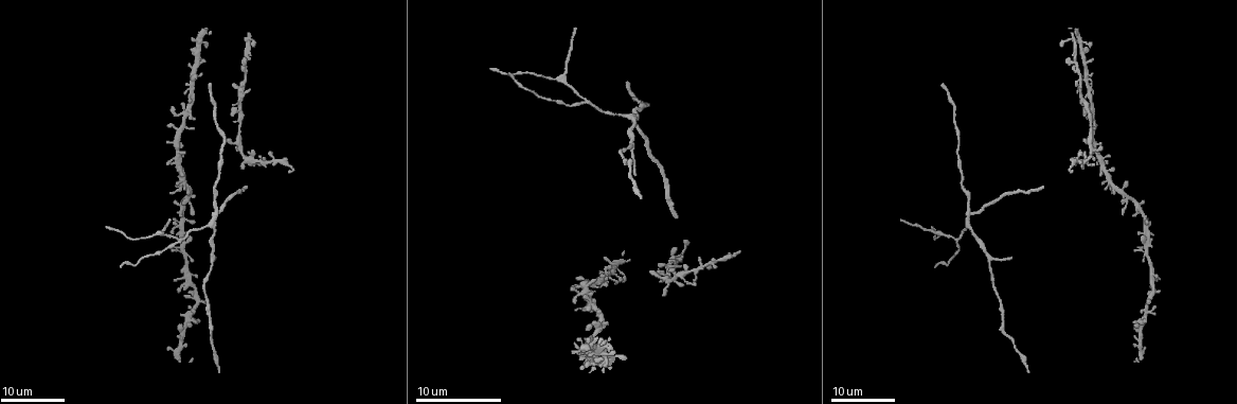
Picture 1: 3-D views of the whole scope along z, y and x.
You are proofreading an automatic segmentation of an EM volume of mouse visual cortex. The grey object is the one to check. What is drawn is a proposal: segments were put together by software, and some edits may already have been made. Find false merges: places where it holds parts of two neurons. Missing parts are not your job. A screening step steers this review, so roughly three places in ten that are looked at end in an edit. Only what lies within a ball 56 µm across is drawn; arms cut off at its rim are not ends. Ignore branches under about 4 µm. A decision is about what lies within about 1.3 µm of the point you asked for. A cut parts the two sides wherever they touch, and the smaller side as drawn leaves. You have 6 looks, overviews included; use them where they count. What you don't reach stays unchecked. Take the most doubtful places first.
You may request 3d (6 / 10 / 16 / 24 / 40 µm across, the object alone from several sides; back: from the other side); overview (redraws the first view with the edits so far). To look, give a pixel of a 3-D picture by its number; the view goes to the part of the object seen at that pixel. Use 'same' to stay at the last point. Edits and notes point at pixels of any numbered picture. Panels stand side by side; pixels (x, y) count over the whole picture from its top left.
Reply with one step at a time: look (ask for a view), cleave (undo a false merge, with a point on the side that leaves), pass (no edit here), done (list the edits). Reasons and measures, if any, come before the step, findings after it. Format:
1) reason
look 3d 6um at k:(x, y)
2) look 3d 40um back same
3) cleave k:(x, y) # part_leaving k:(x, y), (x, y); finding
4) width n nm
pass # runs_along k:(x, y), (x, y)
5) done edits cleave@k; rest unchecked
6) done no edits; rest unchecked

three arms meet
look 3d 24um at 1:(179, 239)

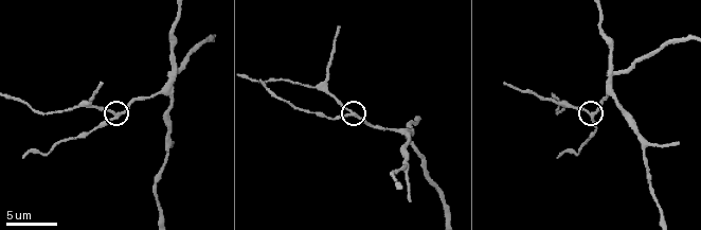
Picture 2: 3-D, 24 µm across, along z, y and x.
zoom in
look 3d 10um at 2:(114, 116)

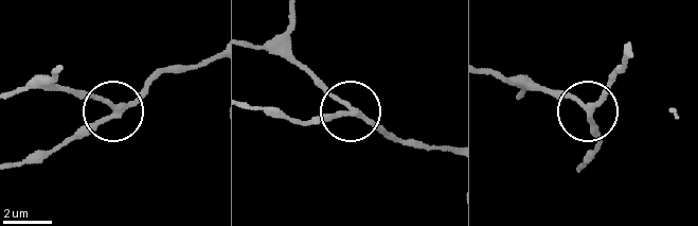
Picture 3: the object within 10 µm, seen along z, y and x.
pass # runs_along 3:(450, 150), (395, 142), (346, 109), (294, 122); continuous, no second neuron

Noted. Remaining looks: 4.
four-way junction
look 3d 16um at 1:(679, 274)

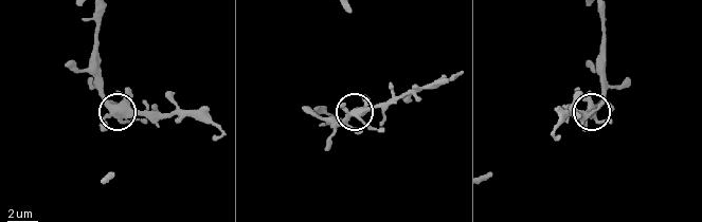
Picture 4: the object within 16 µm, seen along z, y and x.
look 3d 10um at 4:(114, 114)

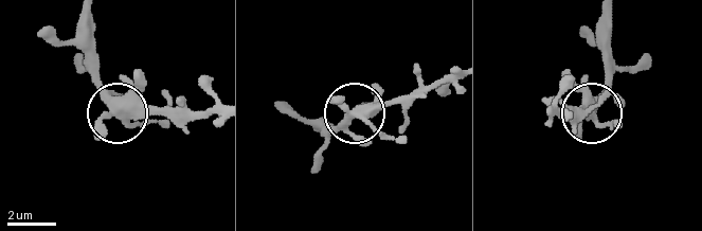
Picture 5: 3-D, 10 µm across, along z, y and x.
look 3d 6um at 5:(594, 113)

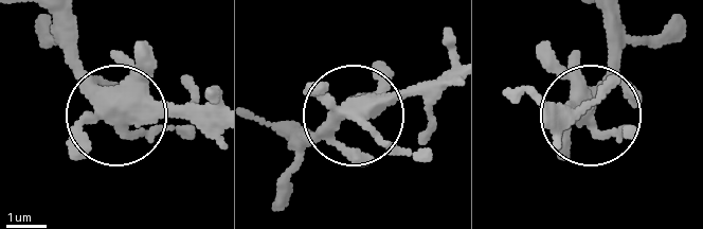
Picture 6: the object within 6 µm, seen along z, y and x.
pass # runs_along 6:(62, 14), (66, 64), (104, 105), (124, 115), (211, 115); all the same neuron

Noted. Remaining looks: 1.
branch point
look 3d 10um at 2:(562, 103)

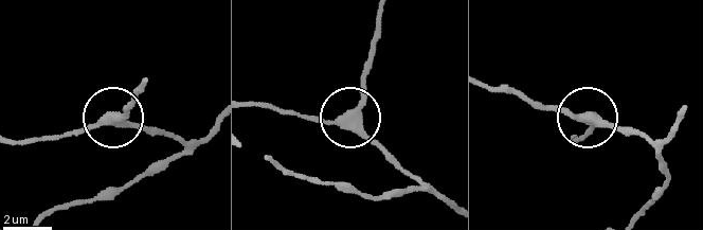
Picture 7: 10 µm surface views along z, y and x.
pass # runs_along 7:(683, 116), (654, 140), (581, 116), (535, 110); one neuron here

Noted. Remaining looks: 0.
done no edits; rest unchecked

